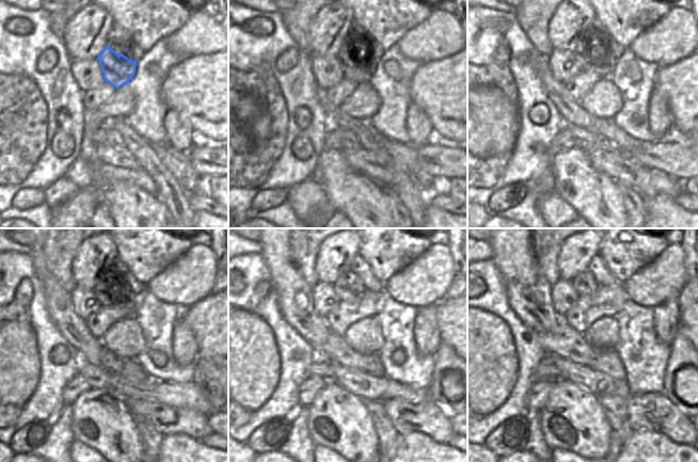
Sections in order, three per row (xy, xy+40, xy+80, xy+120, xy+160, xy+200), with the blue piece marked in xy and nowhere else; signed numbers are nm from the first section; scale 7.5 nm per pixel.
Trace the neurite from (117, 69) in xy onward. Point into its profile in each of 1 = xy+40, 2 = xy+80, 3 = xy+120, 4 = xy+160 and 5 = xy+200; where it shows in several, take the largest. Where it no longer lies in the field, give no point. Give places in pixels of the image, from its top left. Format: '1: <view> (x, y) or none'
1: xy+40 (355, 68)
2: xy+80 (588, 48)
3: xy+120 (109, 287)
4: xy+160 (348, 286)
5: xy+200 (584, 284)

